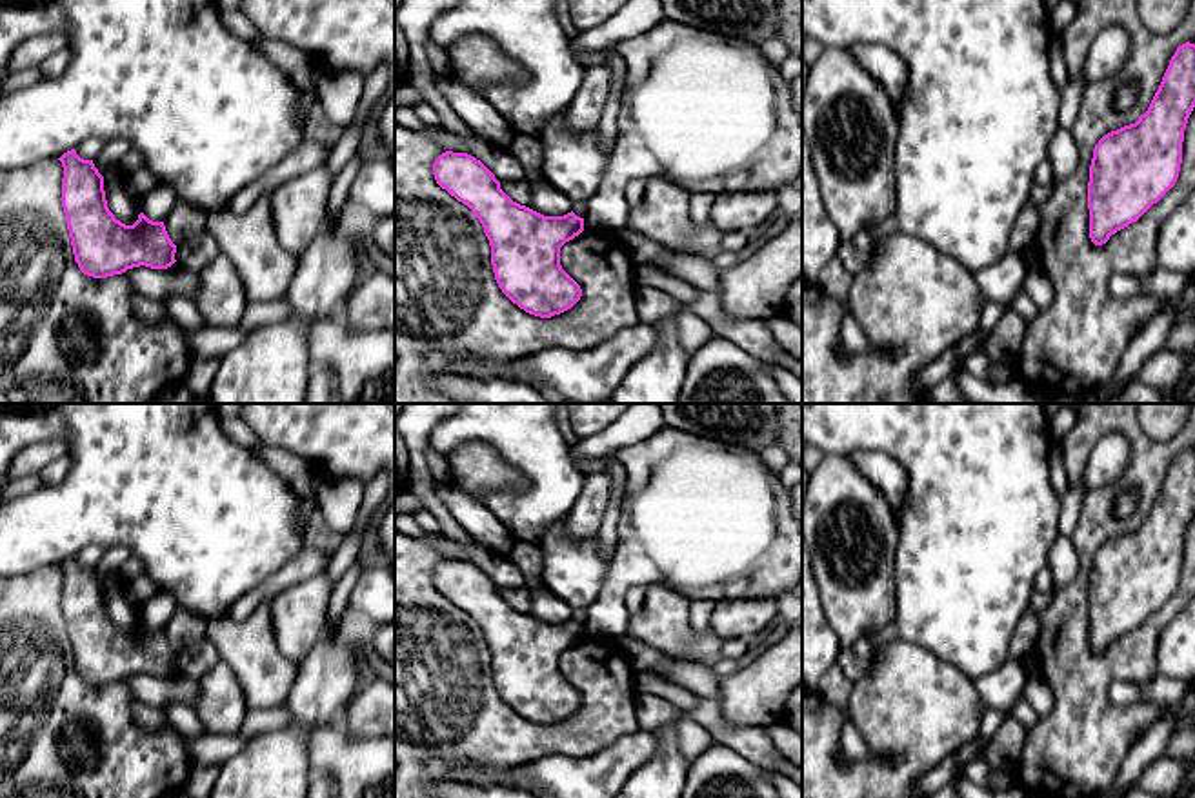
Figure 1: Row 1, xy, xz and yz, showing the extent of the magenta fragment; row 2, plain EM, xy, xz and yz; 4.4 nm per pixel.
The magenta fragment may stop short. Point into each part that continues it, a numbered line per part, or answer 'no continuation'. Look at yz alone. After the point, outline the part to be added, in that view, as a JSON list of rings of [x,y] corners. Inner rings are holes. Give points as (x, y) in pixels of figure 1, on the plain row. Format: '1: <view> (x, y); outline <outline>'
no continuation

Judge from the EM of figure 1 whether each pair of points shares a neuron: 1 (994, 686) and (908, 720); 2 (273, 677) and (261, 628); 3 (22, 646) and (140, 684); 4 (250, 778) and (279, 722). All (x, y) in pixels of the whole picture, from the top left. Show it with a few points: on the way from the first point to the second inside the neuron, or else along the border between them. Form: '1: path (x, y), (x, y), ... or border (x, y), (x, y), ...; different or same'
1: border (970, 678), (986, 708); different
2: path (261, 664), (261, 640); same
3: border (122, 680), (137, 698); different
4: border (290, 711), (284, 728), (250, 740); different

